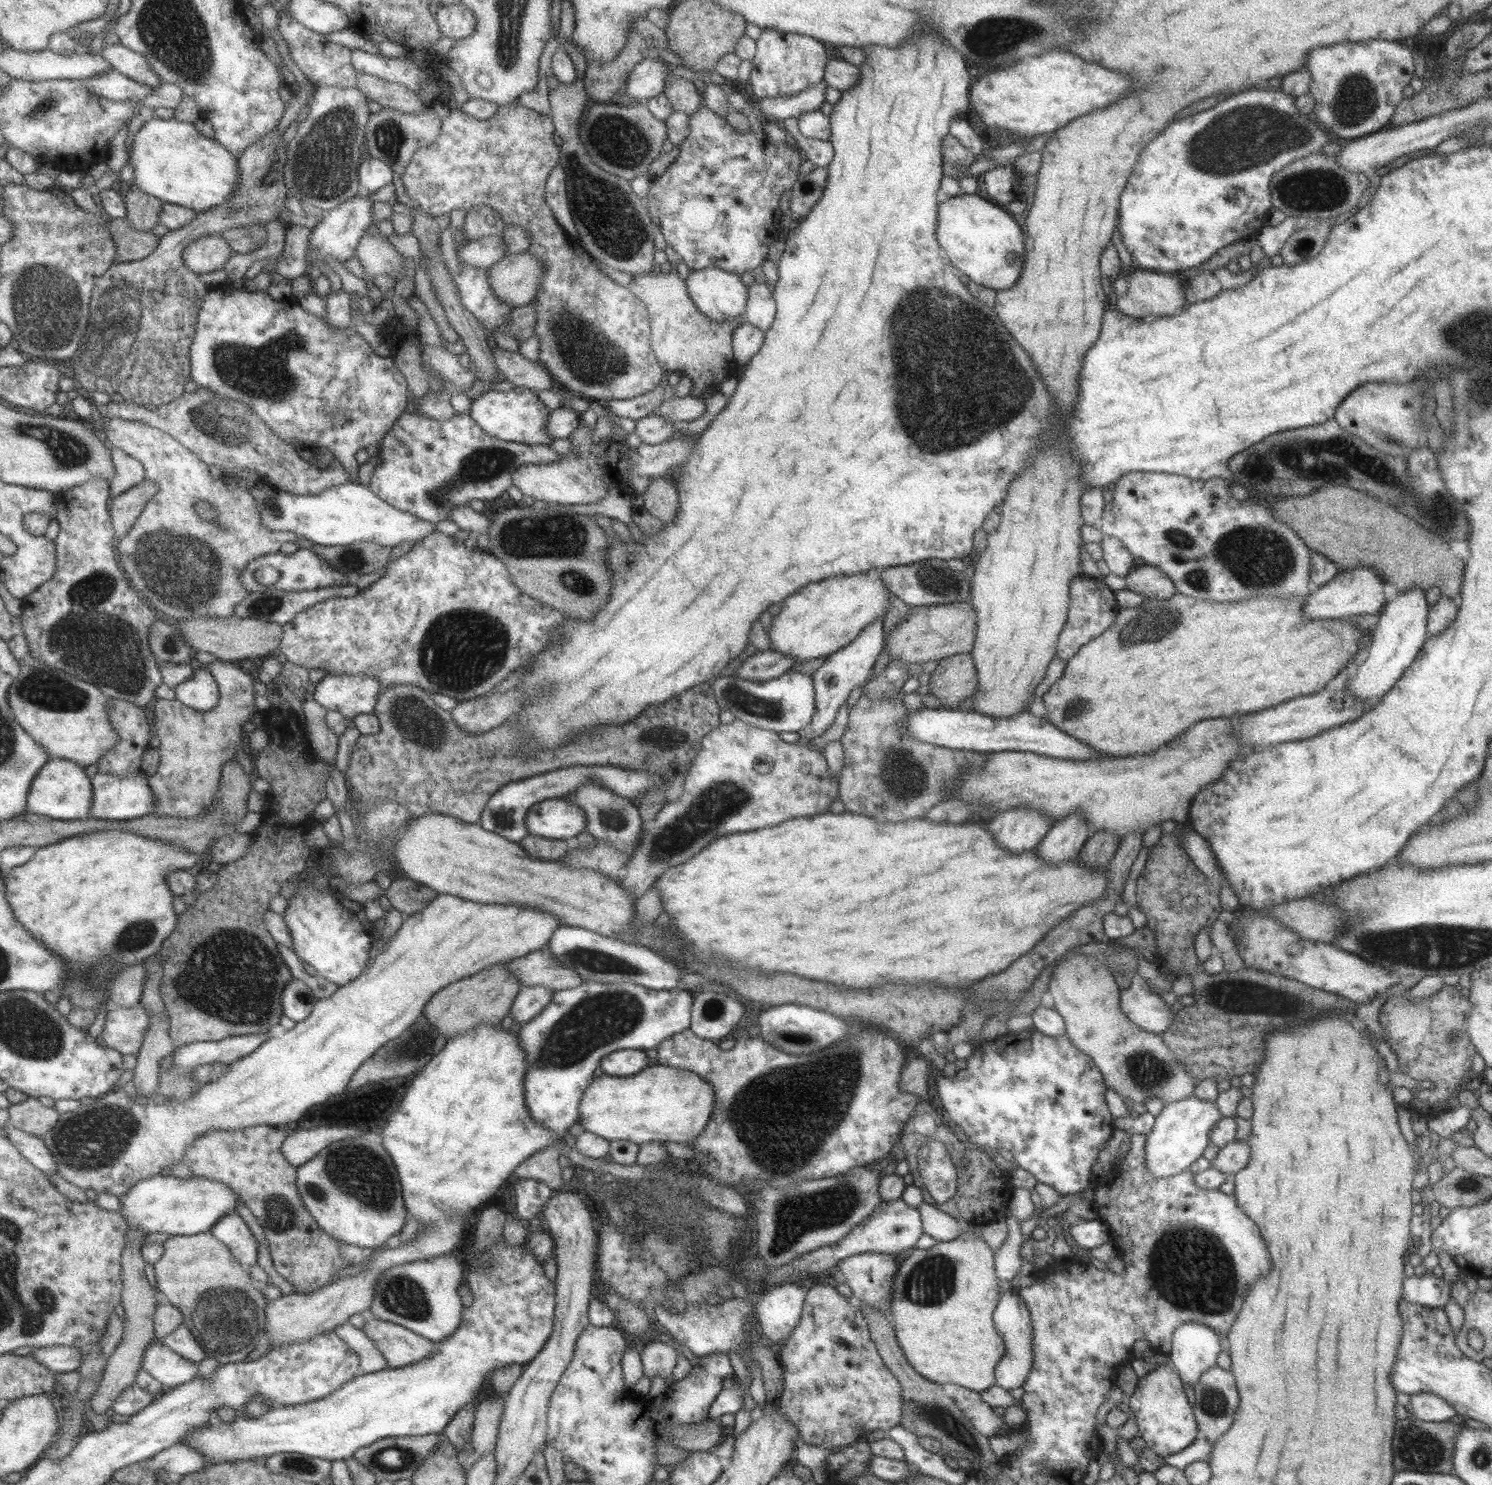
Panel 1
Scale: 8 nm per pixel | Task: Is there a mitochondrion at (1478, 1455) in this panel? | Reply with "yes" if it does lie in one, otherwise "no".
yes

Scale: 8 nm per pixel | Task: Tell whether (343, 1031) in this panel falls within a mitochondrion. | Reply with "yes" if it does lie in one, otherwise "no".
no

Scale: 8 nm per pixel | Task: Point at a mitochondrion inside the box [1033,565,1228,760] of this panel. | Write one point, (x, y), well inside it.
(1154, 625)

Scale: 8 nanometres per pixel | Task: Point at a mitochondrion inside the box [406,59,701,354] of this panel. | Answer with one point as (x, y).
(616, 230)

